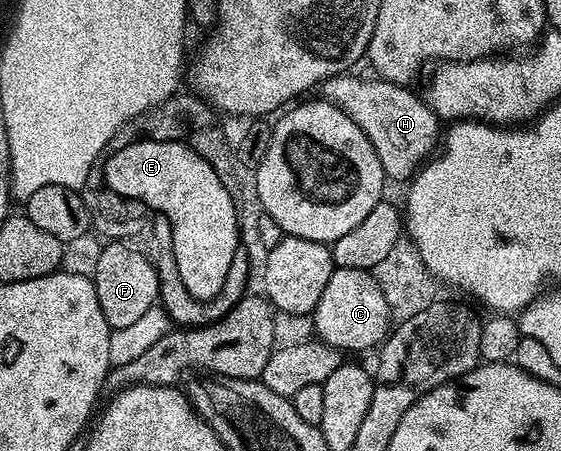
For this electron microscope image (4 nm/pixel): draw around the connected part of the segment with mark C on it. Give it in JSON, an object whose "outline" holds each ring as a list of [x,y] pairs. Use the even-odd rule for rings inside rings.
{"outline":[[[335,268],[320,292],[320,300],[313,312],[314,334],[326,345],[339,352],[370,350],[381,347],[392,329],[390,305],[380,292],[377,278],[369,270]]]}

